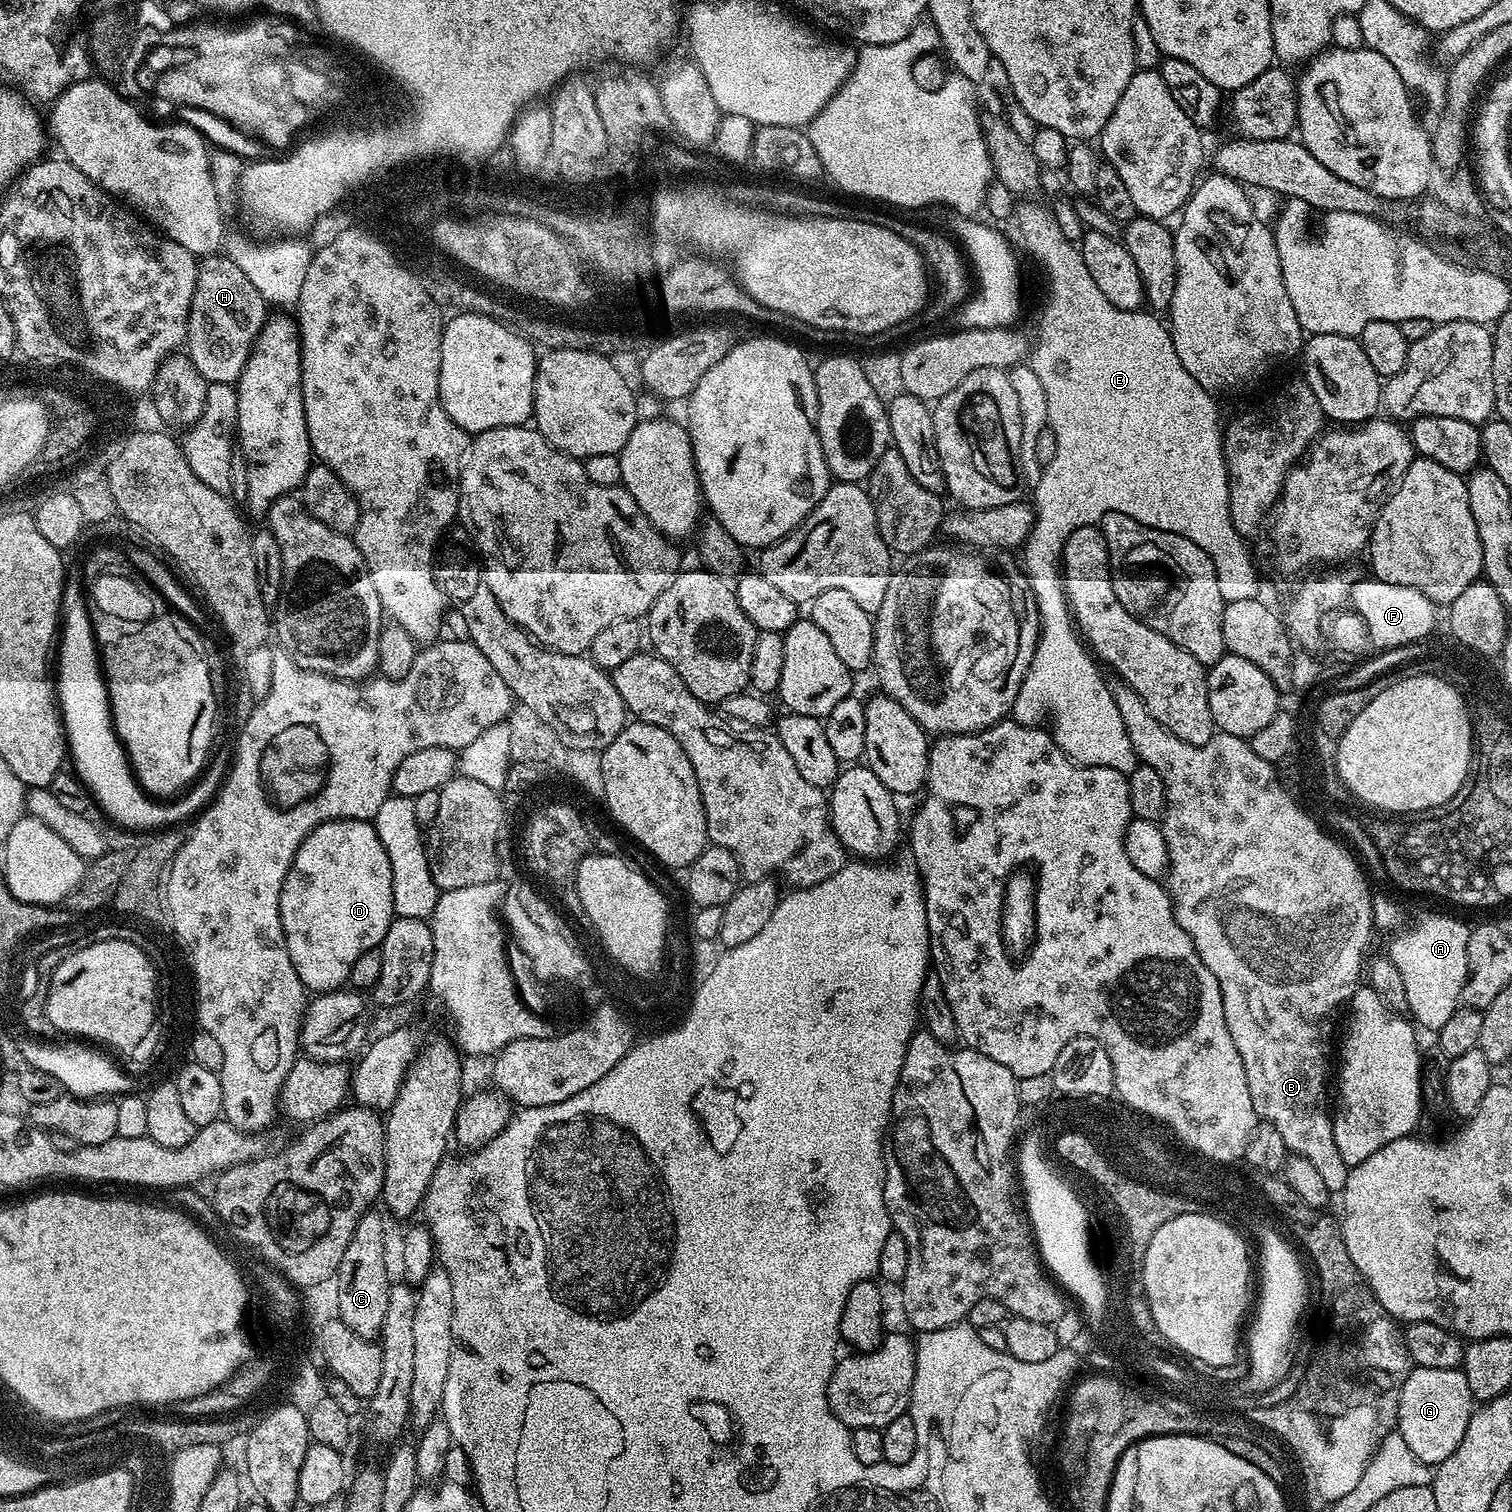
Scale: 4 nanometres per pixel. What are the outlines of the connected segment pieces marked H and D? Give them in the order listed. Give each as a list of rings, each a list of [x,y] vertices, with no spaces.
[[[209,254],[197,263],[184,348],[192,365],[209,383],[234,384],[240,379],[252,342],[268,317],[266,309],[268,304],[254,283],[227,254]]]
[[[328,820],[325,824],[314,828],[298,846],[290,870],[284,876],[280,891],[280,917],[284,927],[284,945],[290,954],[290,962],[294,962],[294,970],[298,970],[298,978],[303,982],[305,989],[312,994],[323,994],[343,989],[348,984],[348,975],[354,962],[358,962],[358,958],[365,950],[379,949],[380,945],[384,943],[386,930],[392,925],[394,919],[390,858],[386,858],[386,850],[378,838],[375,823],[367,820]]]

